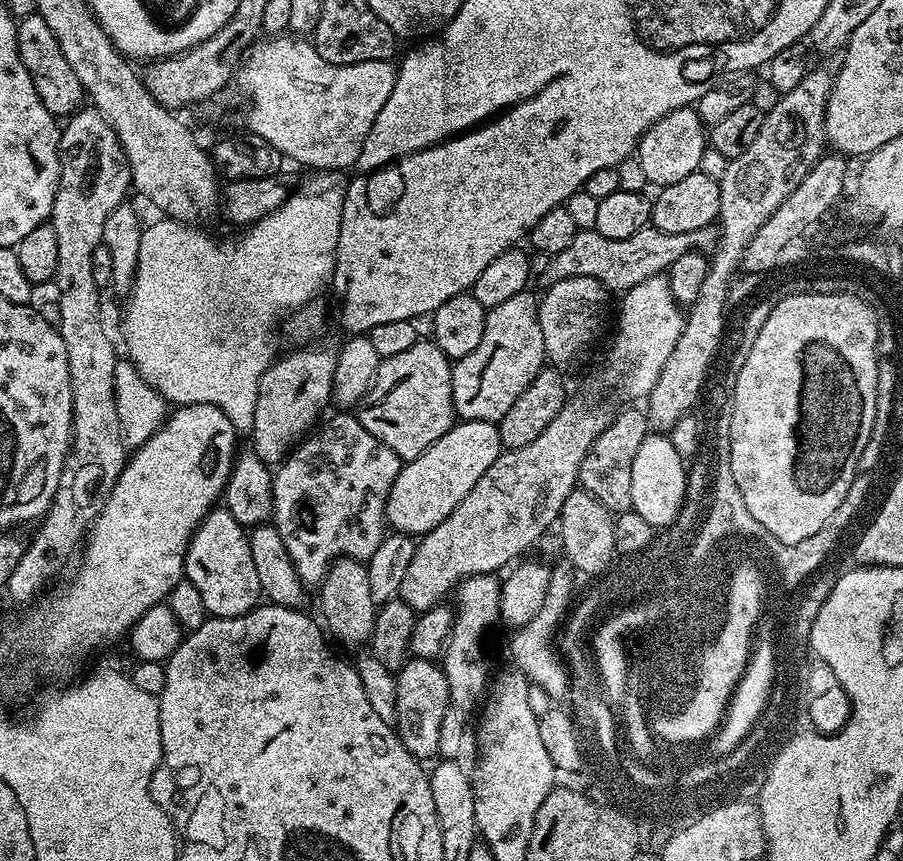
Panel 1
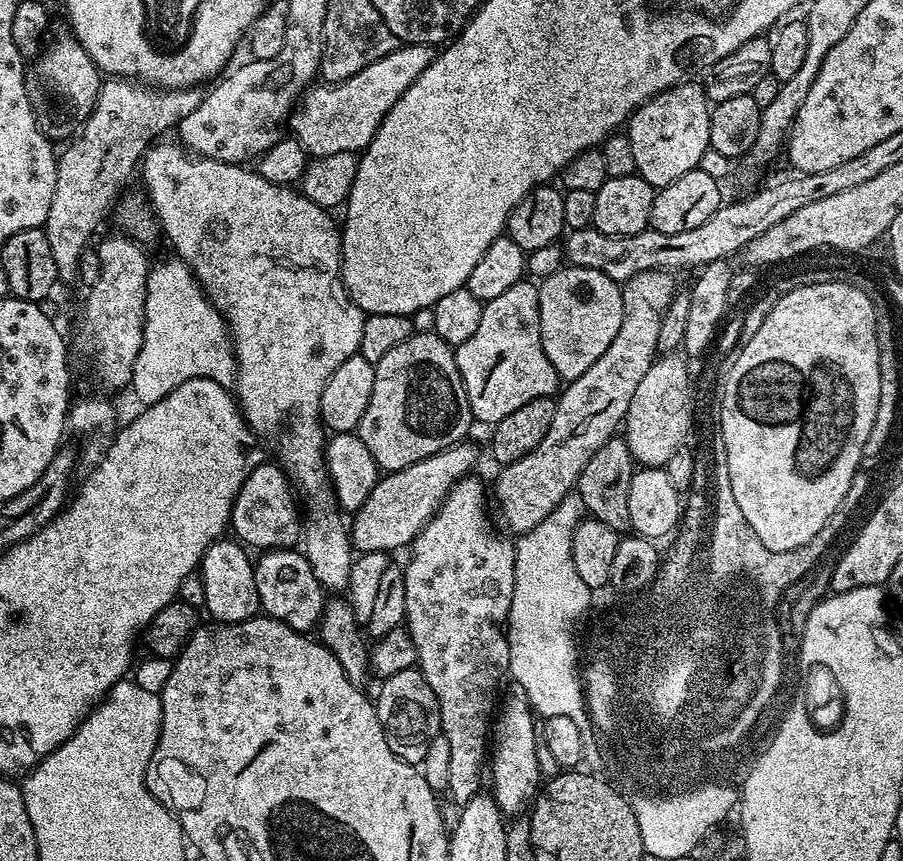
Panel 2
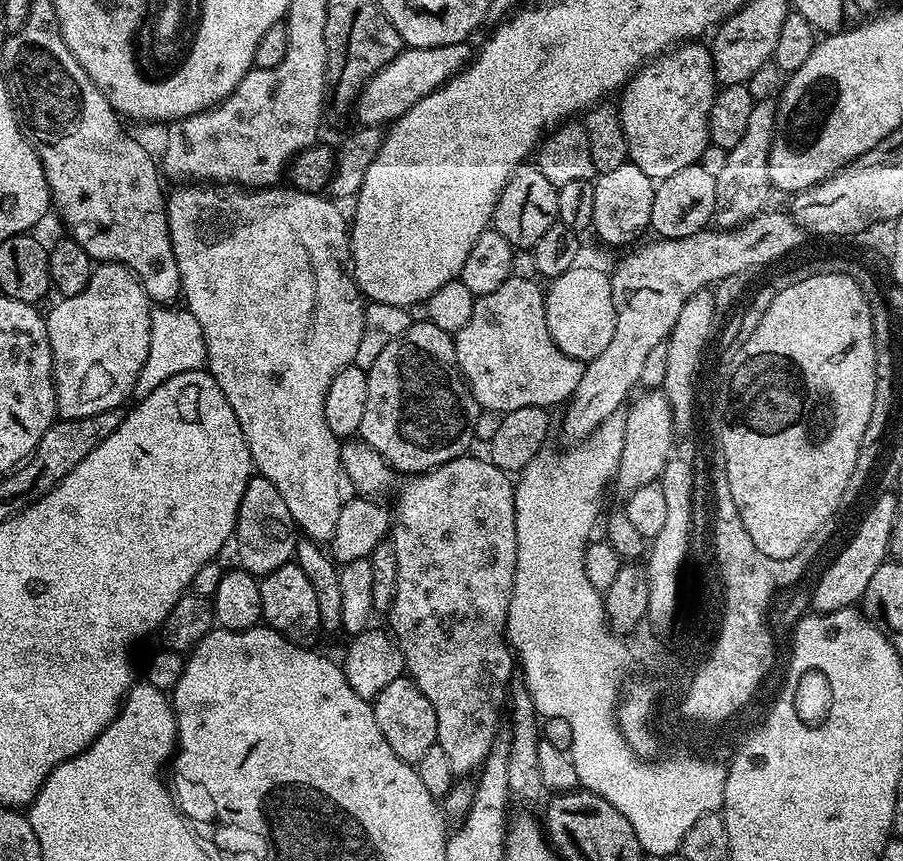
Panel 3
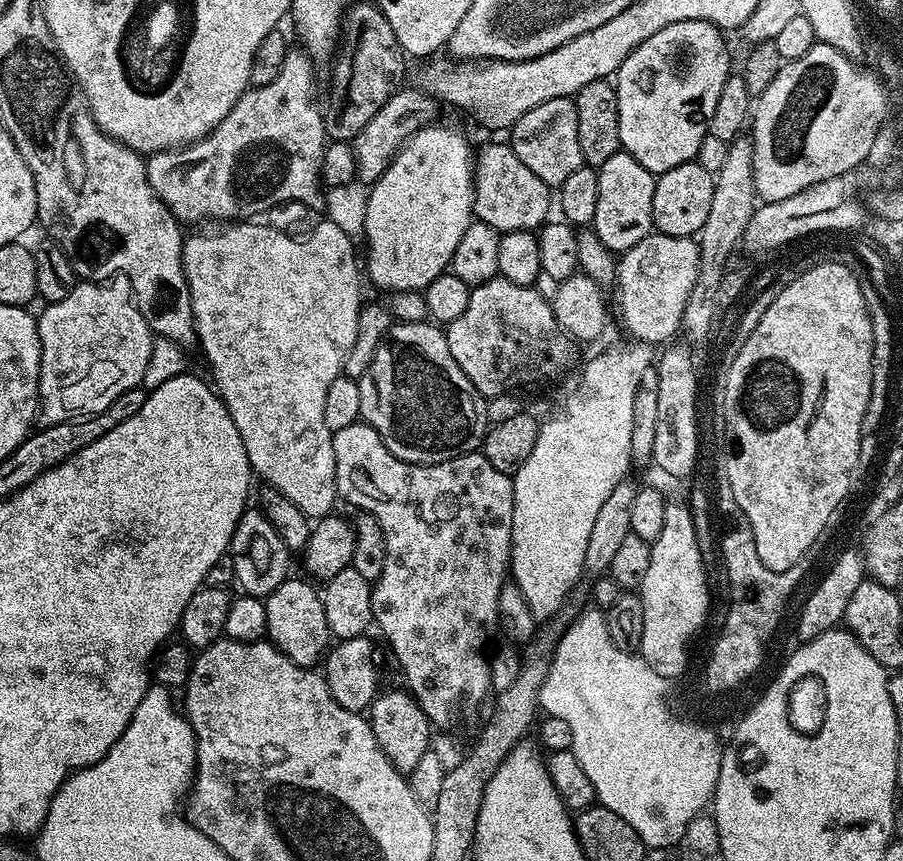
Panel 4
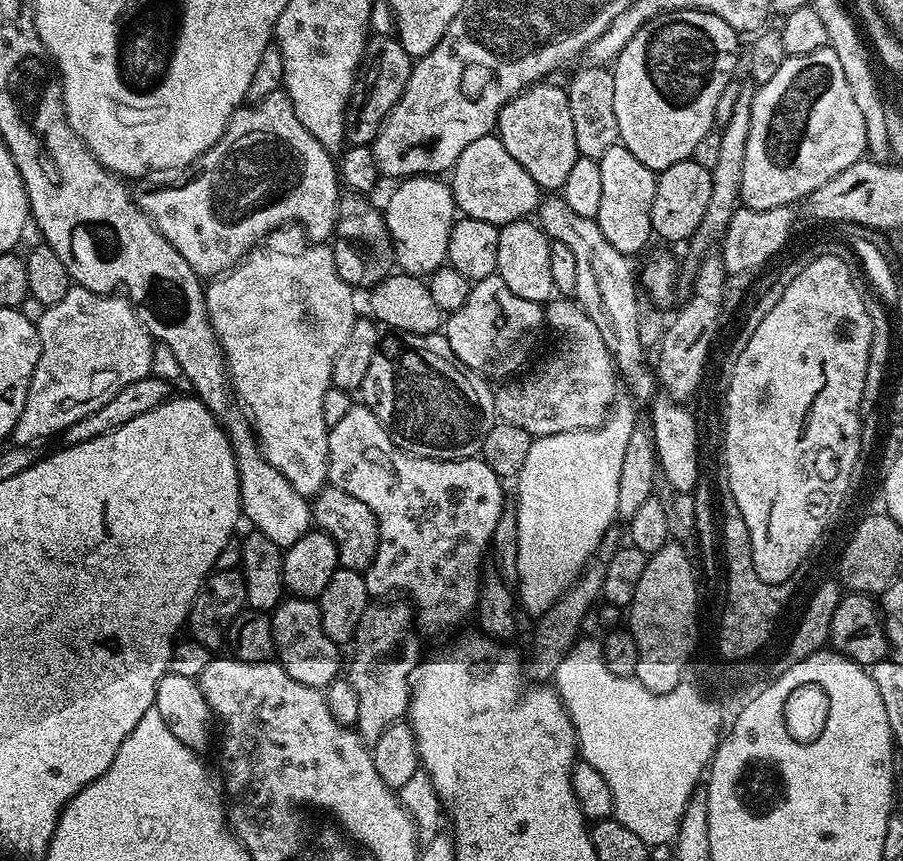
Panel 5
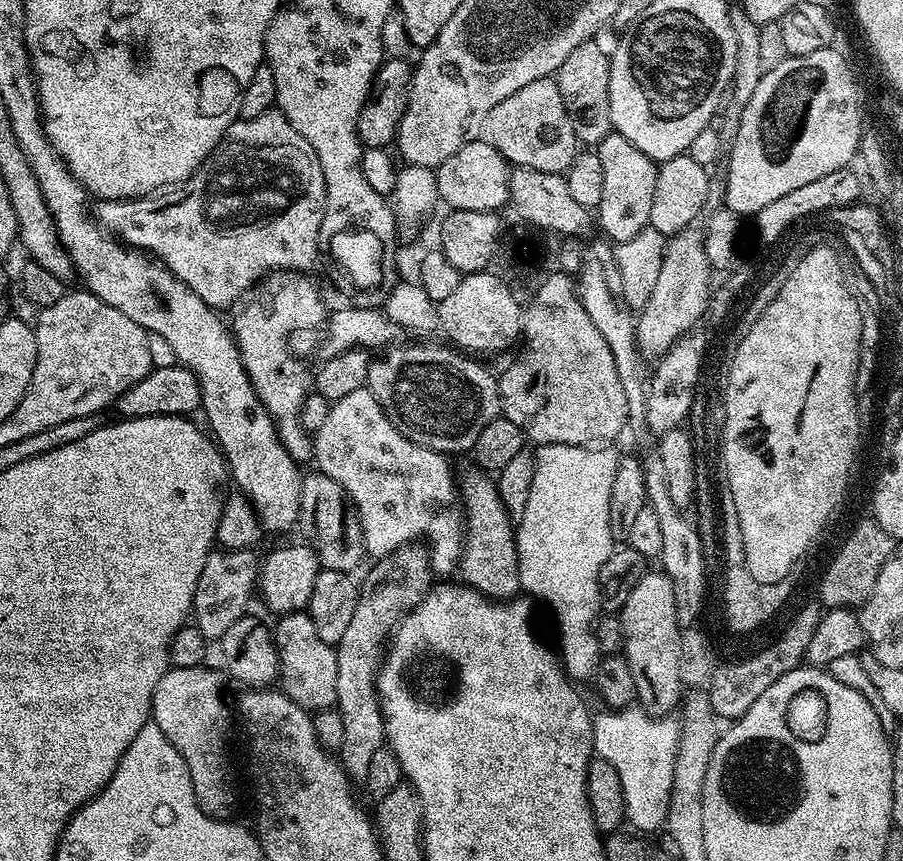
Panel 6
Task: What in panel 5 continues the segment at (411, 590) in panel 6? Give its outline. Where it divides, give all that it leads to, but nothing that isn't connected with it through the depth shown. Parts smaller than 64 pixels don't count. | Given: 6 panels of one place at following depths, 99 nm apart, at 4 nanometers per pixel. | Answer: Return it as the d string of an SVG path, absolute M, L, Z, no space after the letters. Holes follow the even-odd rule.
M396 602L369 603L358 622L358 630L354 637L356 649L352 652L352 661L349 664L347 661L346 664L346 679L354 686L354 694L358 694L358 718L354 728L368 746L376 744L390 725L405 719L416 665L422 659L420 646L416 642L418 632L414 627L414 609L411 603L392 603Z

